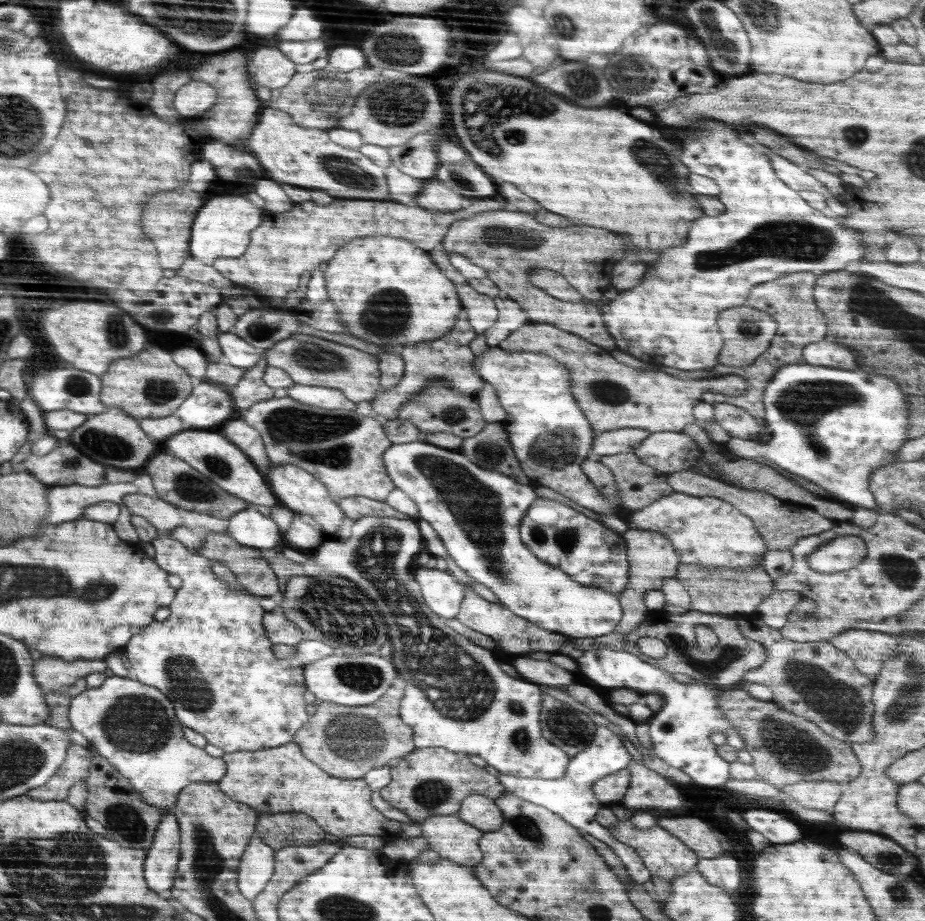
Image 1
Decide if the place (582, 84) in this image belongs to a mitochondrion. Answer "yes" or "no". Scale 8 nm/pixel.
yes

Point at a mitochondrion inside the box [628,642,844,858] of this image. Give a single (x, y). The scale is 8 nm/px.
(794, 749)

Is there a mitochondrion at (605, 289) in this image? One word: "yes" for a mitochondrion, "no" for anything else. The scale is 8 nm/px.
no

